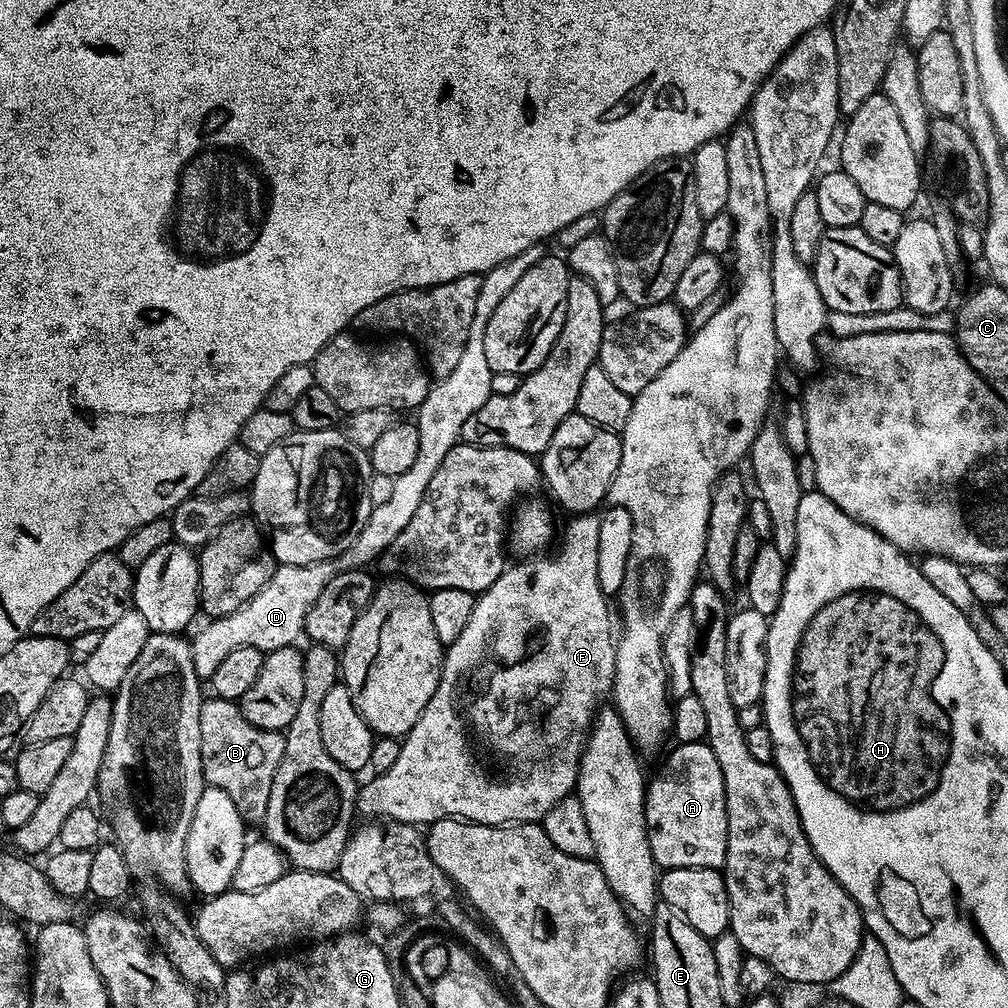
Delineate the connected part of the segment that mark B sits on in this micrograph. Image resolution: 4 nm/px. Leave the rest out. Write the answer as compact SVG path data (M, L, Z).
M205 699L201 703L200 717L198 718L205 785L209 788L226 790L226 794L230 794L234 806L238 806L238 814L242 819L249 825L259 825L266 818L266 806L270 806L270 786L274 782L278 762L282 762L284 733L283 731L267 732L254 726L241 714L240 705L235 700L211 699Z

